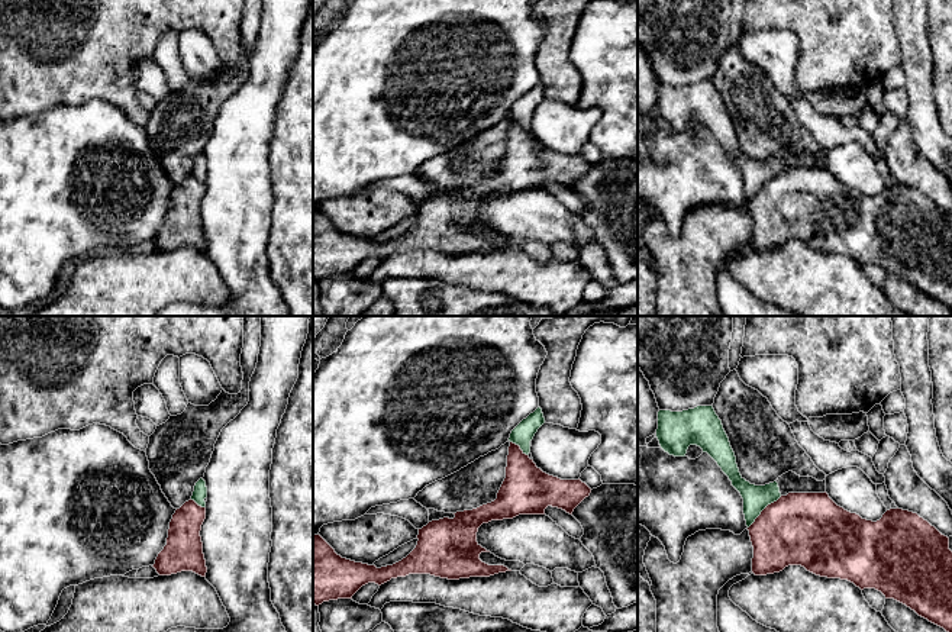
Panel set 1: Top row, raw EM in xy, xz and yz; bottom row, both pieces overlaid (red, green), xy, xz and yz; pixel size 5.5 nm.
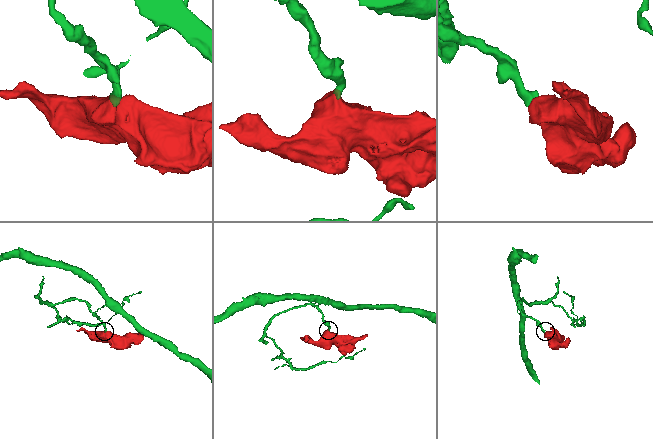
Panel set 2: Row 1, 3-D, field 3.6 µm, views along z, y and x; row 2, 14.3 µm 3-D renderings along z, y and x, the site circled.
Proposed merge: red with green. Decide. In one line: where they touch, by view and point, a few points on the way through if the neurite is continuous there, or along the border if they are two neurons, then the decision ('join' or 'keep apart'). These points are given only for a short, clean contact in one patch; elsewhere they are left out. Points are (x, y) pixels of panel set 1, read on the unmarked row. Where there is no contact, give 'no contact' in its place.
meets red in yz at (762, 186); border along yz (781, 171), (771, 177), (748, 203); keep apart

